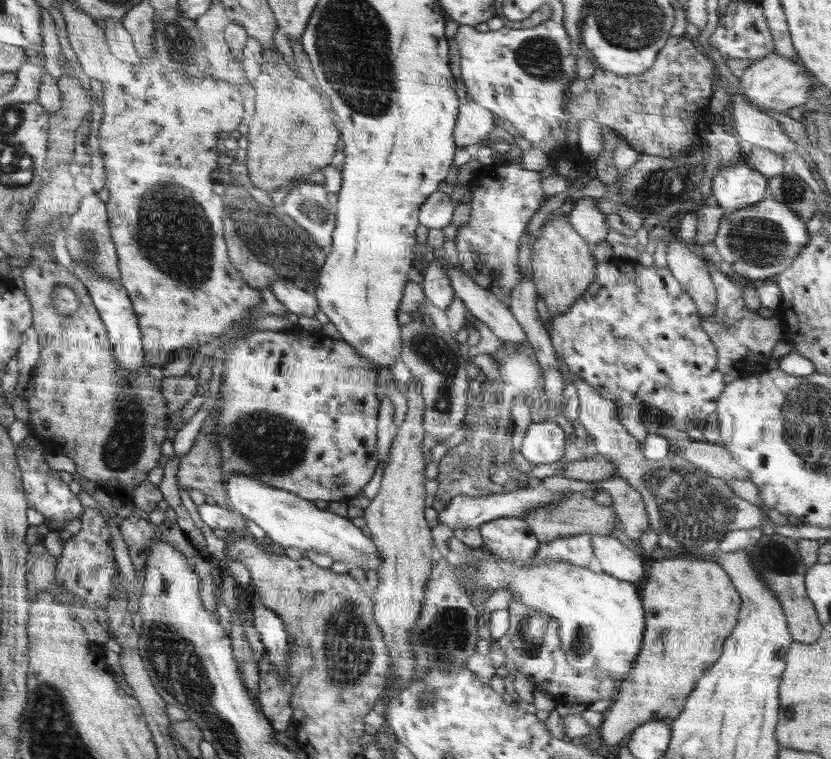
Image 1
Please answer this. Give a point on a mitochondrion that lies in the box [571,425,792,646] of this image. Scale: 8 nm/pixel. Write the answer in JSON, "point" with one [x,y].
{"point":[693,514]}

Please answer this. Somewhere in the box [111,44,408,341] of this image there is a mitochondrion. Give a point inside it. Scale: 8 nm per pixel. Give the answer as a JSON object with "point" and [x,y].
{"point":[173,233]}

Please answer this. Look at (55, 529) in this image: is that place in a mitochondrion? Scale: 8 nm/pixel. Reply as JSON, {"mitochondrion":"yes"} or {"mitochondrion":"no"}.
{"mitochondrion":"no"}

